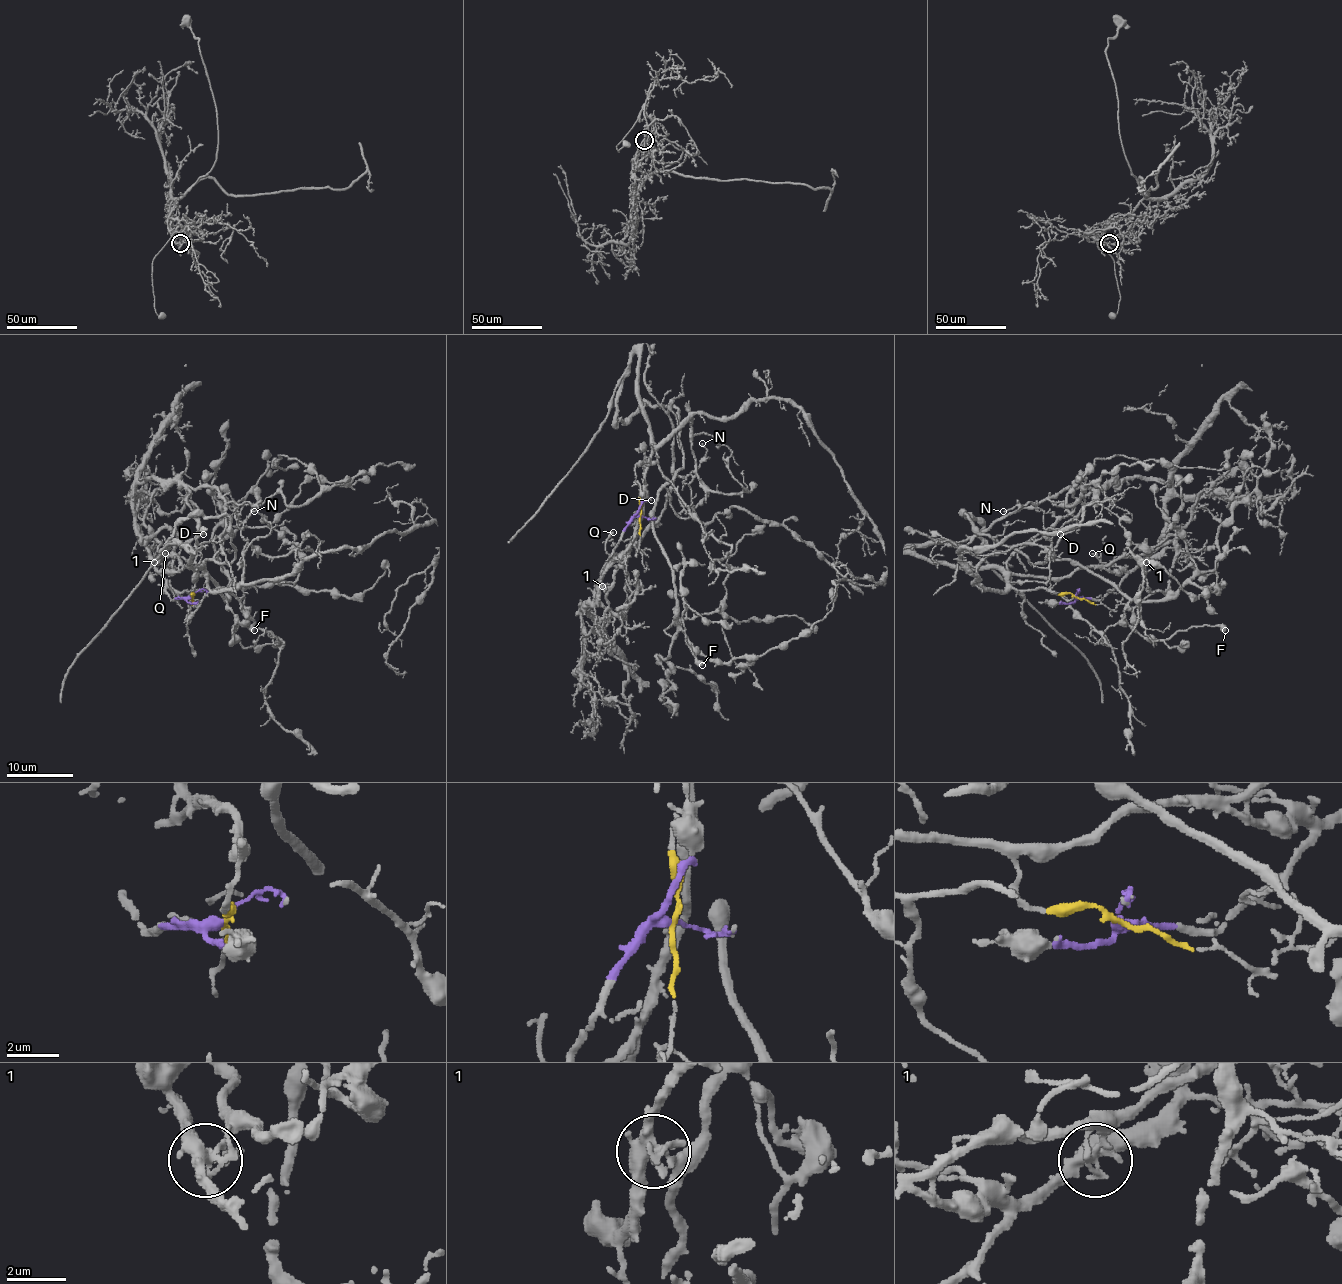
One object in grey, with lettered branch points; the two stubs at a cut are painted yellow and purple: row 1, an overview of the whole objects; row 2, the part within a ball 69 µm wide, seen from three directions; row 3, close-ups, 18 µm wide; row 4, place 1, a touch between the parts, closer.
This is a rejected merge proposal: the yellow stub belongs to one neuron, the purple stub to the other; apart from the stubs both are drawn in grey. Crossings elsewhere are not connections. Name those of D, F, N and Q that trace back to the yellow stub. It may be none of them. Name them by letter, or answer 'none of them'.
F

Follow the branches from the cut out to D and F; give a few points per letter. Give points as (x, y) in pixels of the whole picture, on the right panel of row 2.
D: (1076, 598), (1101, 599), (1163, 548), (1168, 486), (1160, 479), (1106, 481), (1060, 519), (1055, 528), (1060, 534)
F: (1076, 598), (1016, 574), (988, 591), (976, 568), (1075, 518), (1051, 559), (1108, 579), (1143, 636), (1225, 629)

